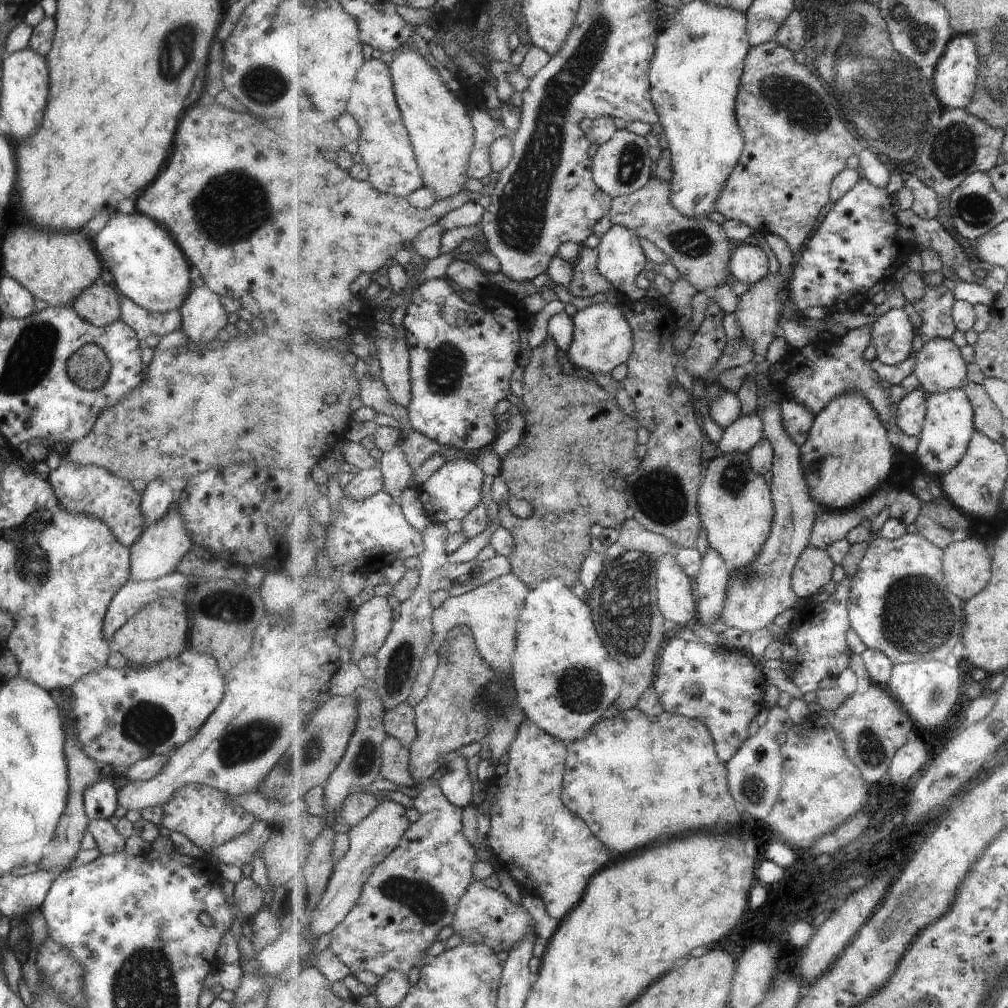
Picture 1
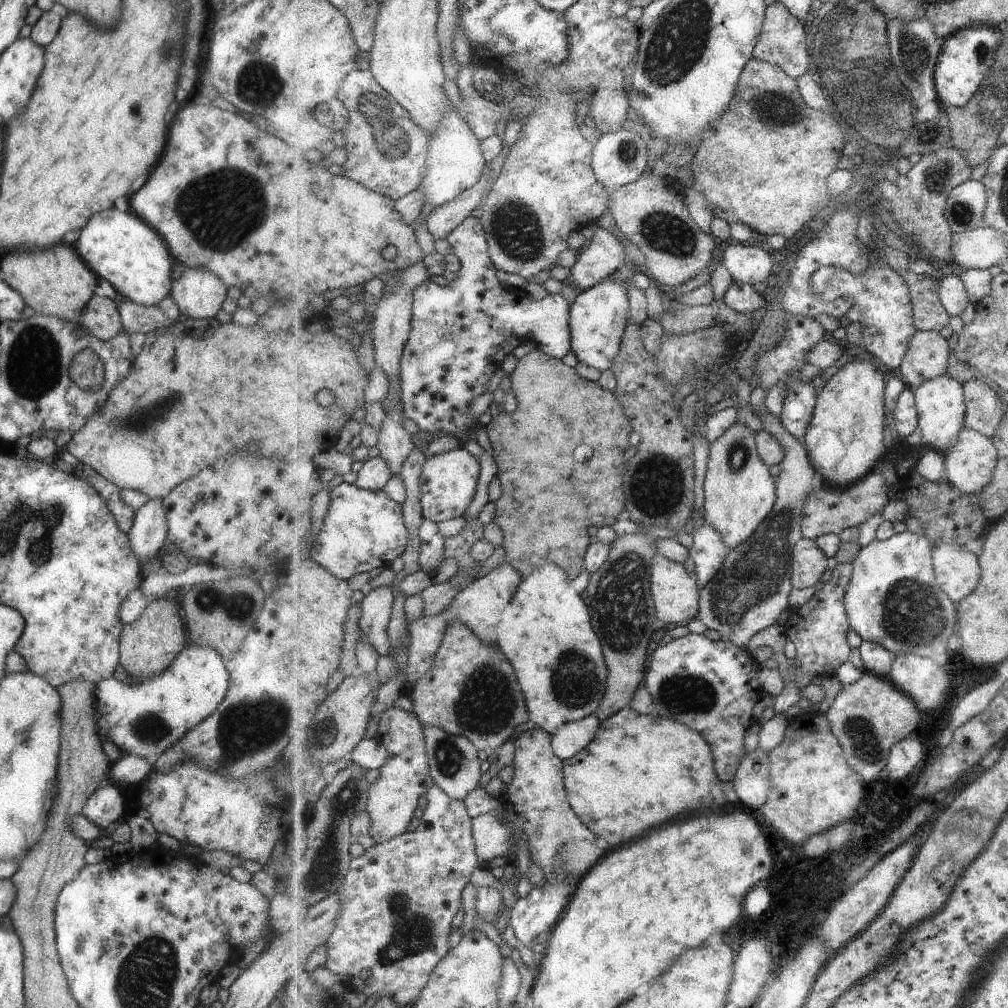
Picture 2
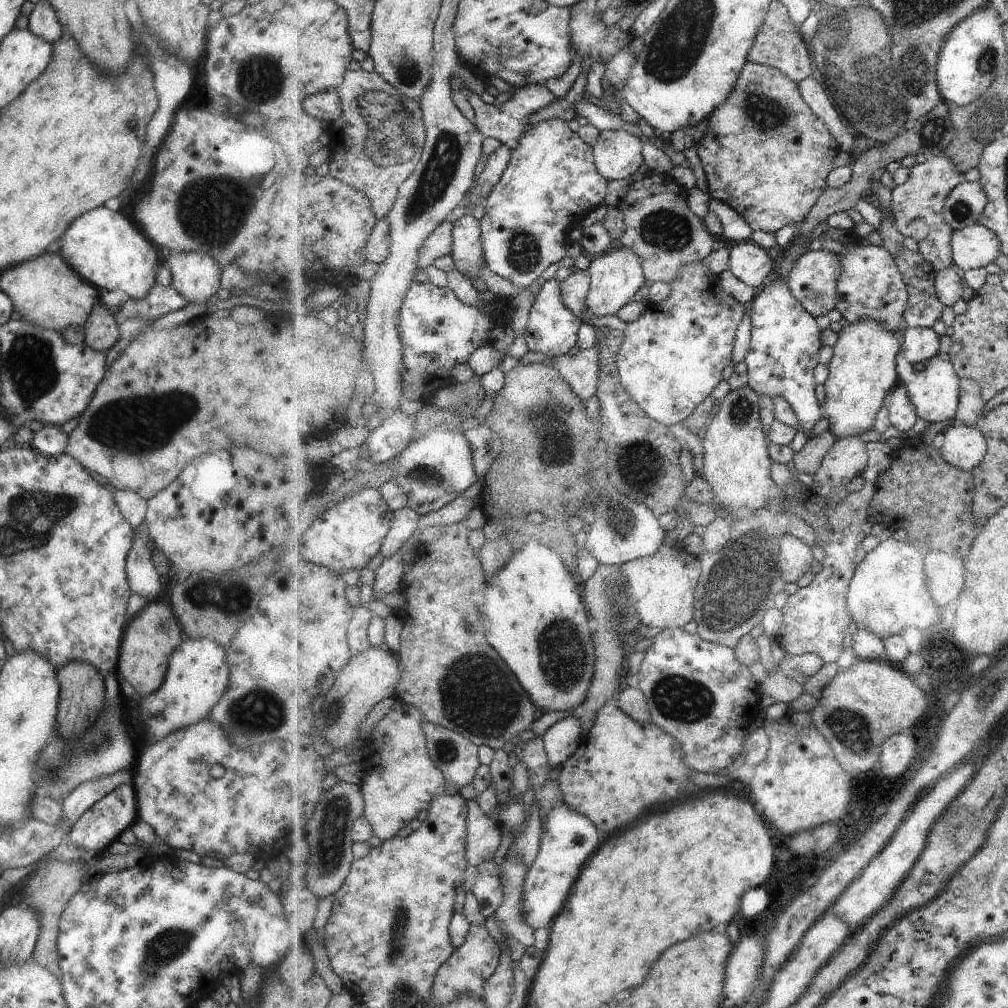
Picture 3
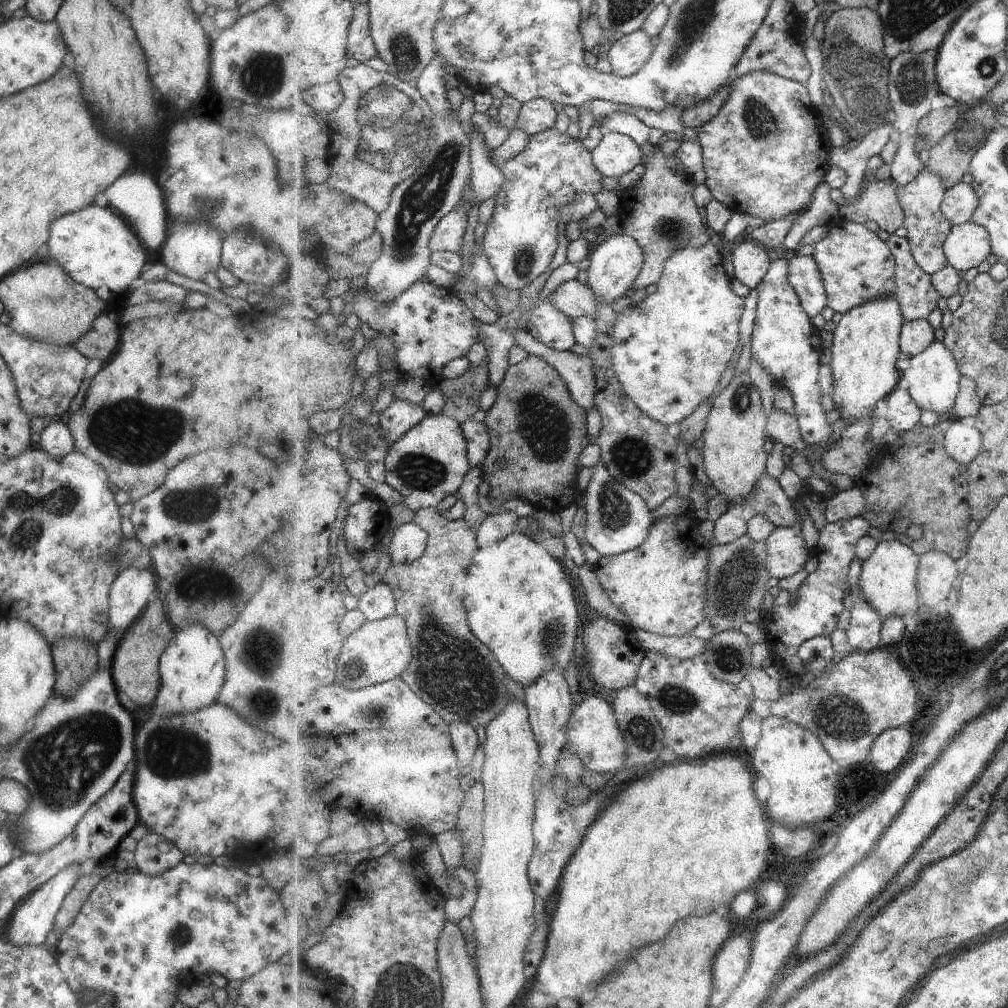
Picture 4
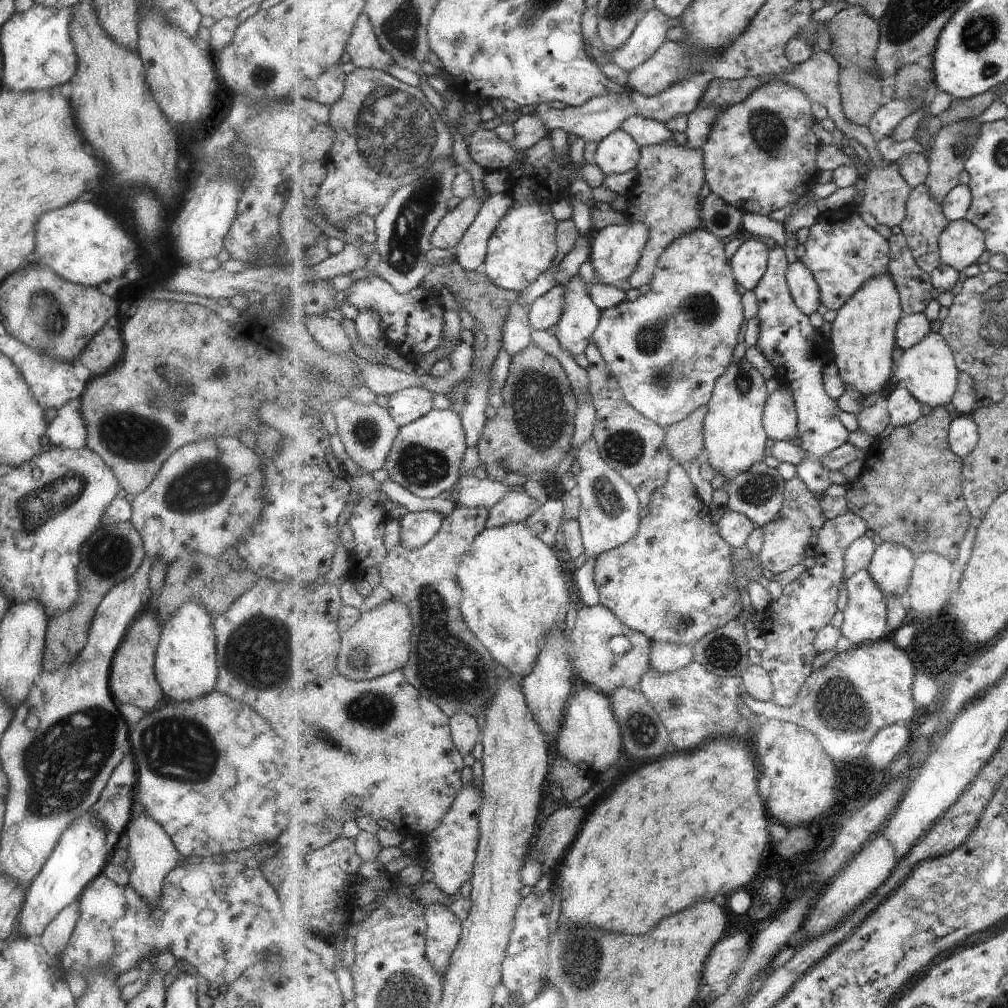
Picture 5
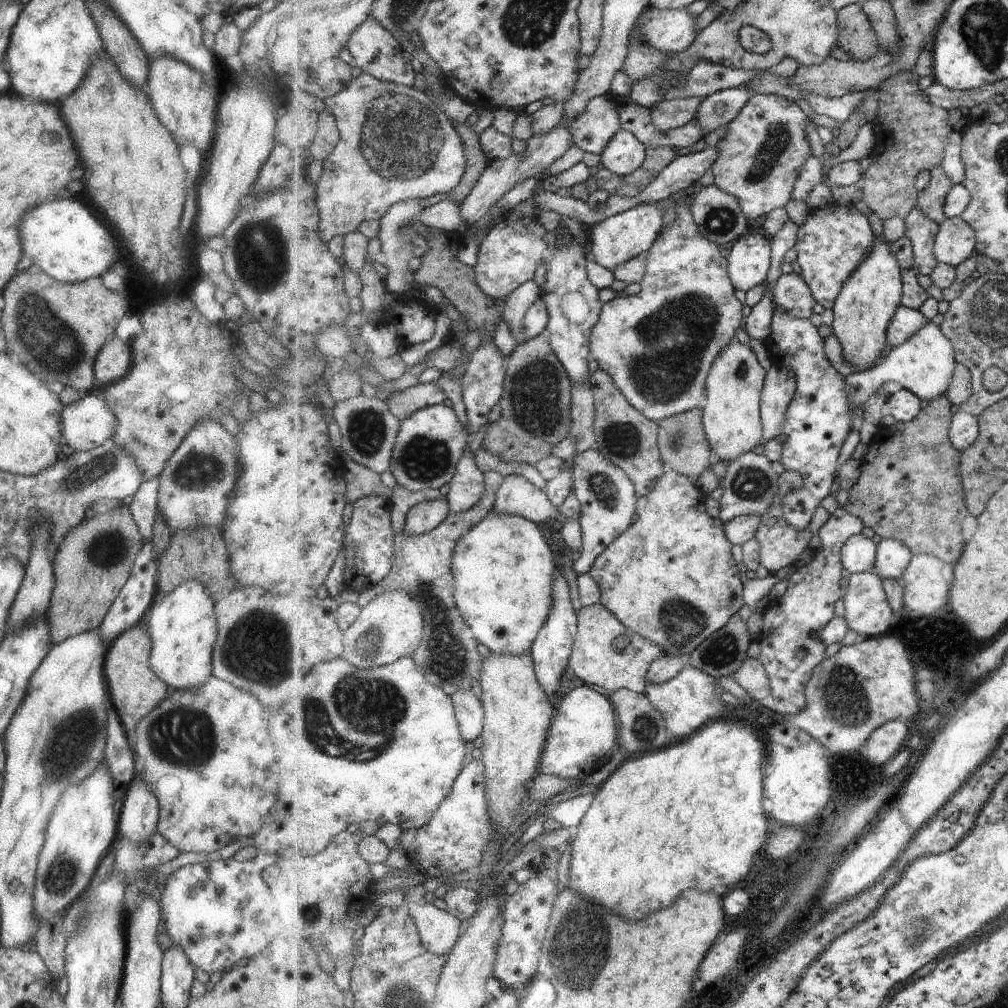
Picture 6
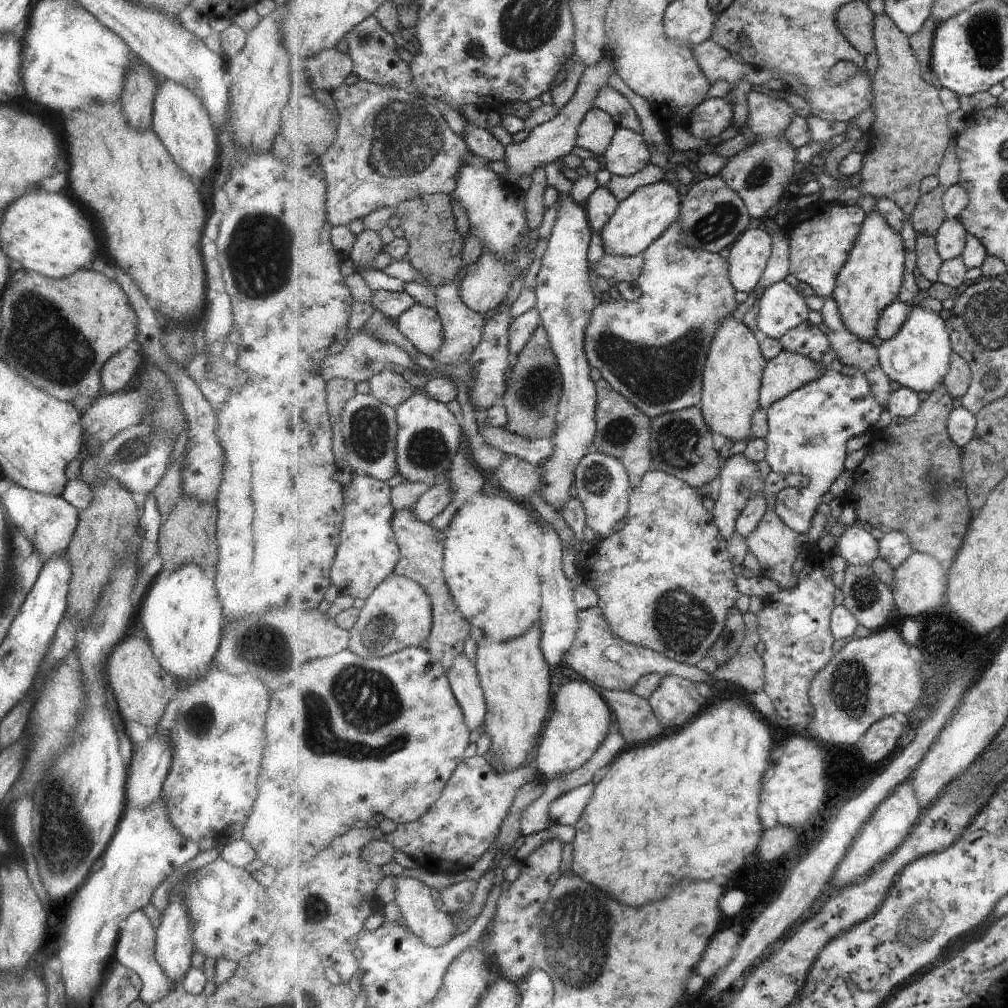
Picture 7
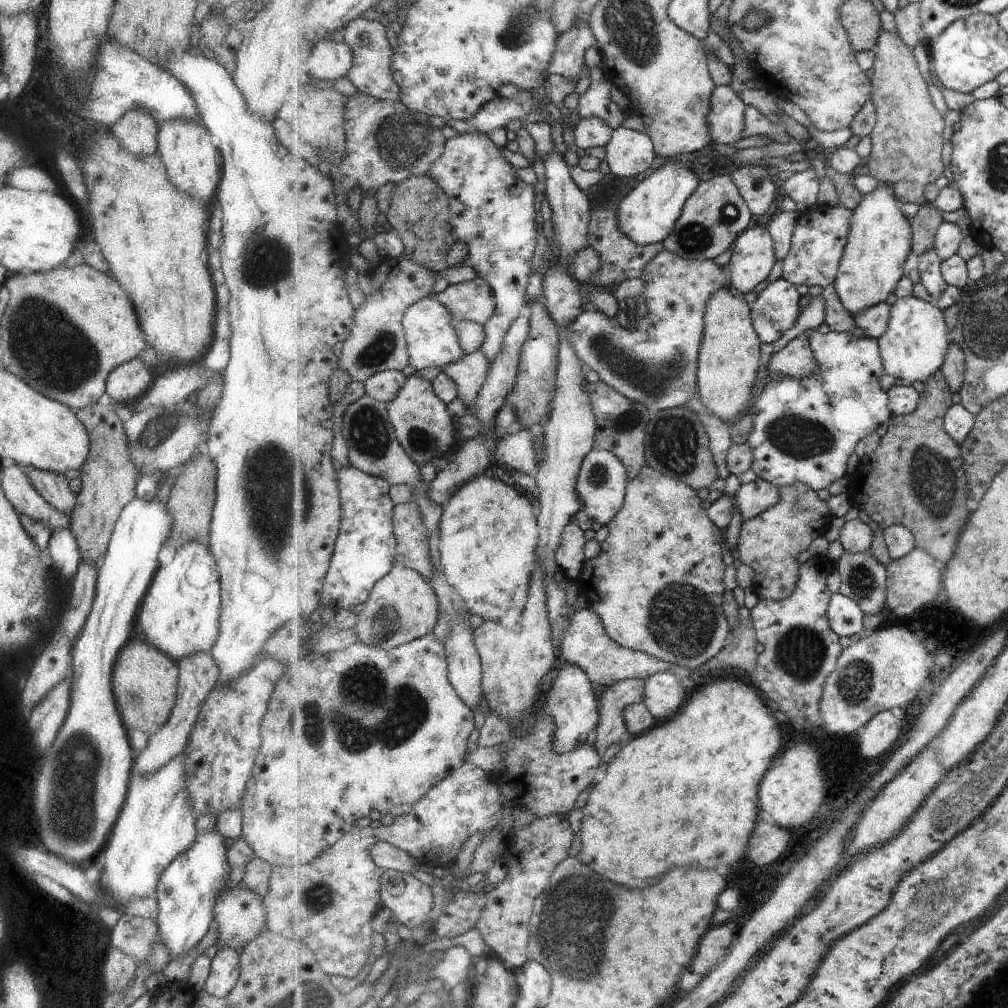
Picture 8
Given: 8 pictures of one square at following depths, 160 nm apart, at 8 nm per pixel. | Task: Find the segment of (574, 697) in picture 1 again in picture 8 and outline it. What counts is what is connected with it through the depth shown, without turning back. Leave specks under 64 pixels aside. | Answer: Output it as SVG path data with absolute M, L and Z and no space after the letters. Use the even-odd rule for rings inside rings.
M481 475L461 486L443 510L439 528L439 568L447 582L464 598L472 614L479 614L485 621L502 623L510 629L519 626L530 598L532 577L537 570L537 544L541 537L531 502L501 480Z

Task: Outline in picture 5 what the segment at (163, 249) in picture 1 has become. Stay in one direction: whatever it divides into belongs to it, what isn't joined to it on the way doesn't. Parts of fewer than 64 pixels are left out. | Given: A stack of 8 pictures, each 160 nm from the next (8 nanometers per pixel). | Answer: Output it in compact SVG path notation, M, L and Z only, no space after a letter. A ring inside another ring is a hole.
M73 202L45 212L35 226L35 264L48 267L59 278L72 284L98 286L121 276L135 258L135 242L121 224L91 202Z

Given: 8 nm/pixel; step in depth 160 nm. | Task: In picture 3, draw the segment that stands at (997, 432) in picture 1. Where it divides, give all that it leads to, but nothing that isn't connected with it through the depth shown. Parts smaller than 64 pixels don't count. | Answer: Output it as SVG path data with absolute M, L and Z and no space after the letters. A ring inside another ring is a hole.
M961 380L960 404L958 414L955 416L955 423L976 427L985 412L985 406L987 406L985 403L981 386L975 380Z

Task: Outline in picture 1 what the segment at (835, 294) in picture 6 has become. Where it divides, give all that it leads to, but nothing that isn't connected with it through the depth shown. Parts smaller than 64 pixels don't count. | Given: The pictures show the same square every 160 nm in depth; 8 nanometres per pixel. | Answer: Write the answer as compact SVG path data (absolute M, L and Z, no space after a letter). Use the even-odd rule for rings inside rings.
M904 308L883 314L872 326L872 330L872 344L880 362L897 366L911 356L913 338L917 331L913 330L909 314Z

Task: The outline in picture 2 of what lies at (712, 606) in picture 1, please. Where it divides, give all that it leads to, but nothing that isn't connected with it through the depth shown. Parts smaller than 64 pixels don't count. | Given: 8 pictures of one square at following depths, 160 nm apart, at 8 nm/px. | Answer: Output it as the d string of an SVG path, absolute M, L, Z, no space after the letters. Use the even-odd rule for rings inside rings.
M701 525L692 539L690 556L694 562L699 591L701 591L701 588L713 582L713 578L719 574L719 570L725 565L729 550L721 534L710 525Z

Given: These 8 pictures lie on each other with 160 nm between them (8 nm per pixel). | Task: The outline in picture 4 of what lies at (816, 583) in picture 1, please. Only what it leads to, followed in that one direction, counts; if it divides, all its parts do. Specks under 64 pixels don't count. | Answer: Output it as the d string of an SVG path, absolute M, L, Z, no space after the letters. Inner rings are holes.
M800 519L793 526L776 527L766 541L767 569L771 577L783 580L798 574L809 560Z

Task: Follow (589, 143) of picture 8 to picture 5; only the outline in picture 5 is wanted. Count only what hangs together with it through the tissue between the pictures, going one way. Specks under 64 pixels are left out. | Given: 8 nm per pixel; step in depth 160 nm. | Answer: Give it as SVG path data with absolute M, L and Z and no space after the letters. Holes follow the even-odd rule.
M695 73L656 97L645 97L637 92L630 94L627 94L627 92L625 94L601 94L601 96L595 96L591 100L587 100L583 106L565 107L563 110L555 110L548 103L535 105L535 112L532 114L541 116L543 122L549 126L549 131L561 129L566 134L572 134L585 140L586 144L589 144L589 142L599 144L613 132L622 129L622 125L634 115L653 118L653 120L663 122L663 124L669 122L671 118L679 116L679 114L689 116L691 112L698 108L699 102L709 92L709 86L715 79L716 77L711 73Z

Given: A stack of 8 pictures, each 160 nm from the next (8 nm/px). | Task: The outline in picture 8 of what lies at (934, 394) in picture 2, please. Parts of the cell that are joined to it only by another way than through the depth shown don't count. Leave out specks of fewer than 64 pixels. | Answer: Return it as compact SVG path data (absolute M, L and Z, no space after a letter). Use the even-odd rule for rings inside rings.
M915 296L898 299L892 304L889 330L878 339L886 374L897 380L921 381L926 384L946 361L950 349L950 330L947 330L943 309Z

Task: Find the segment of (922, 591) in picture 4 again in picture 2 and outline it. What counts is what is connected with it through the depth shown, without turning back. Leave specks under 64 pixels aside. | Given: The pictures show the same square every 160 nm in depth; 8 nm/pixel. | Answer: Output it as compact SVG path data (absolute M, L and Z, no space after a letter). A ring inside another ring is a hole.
M965 545L938 546L934 550L933 566L939 586L955 602L967 598L979 586L982 574L979 558Z

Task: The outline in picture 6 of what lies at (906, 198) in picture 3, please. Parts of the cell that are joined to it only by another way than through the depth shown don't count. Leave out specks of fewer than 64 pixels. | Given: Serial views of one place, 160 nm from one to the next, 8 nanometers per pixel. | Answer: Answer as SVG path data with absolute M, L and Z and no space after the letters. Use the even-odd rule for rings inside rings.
M916 207L906 219L905 237L911 240L920 273L932 277L939 260L935 256L935 244L940 232L940 226L924 212Z

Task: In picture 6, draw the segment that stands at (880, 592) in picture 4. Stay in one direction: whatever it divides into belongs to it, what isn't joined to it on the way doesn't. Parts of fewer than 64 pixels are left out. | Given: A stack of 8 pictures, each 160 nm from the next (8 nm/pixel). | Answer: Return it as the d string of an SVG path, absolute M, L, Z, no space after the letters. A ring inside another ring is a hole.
M883 539L878 544L877 562L873 571L881 578L899 580L913 560L913 552L896 539Z

